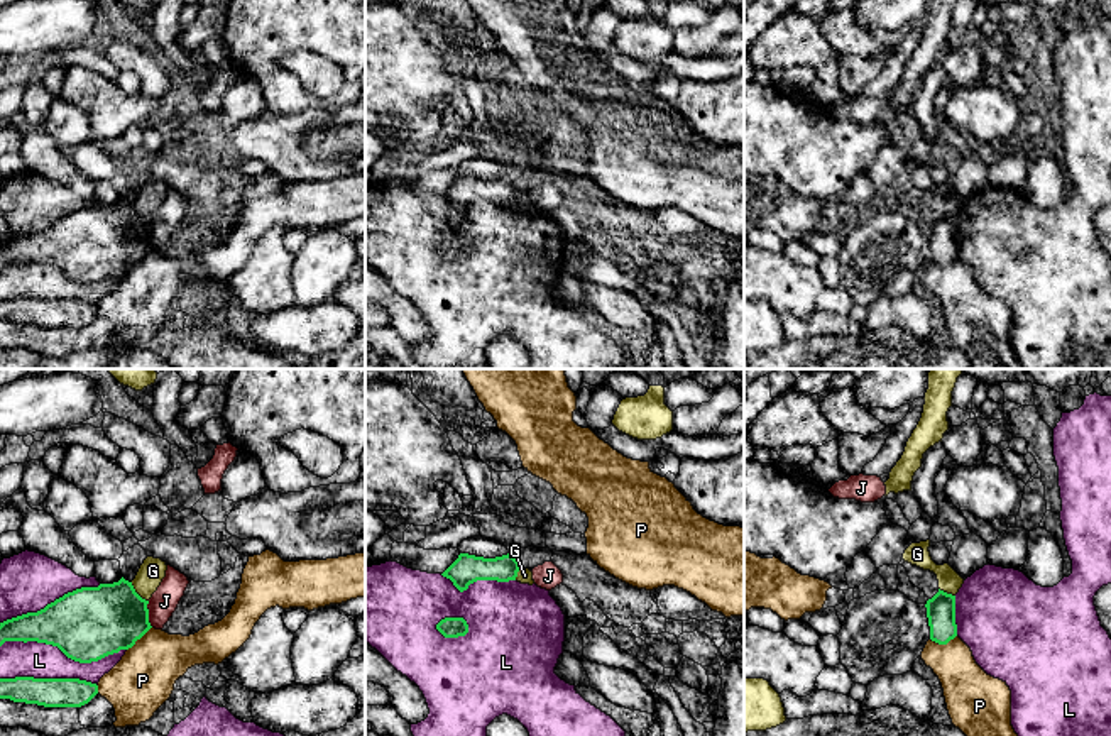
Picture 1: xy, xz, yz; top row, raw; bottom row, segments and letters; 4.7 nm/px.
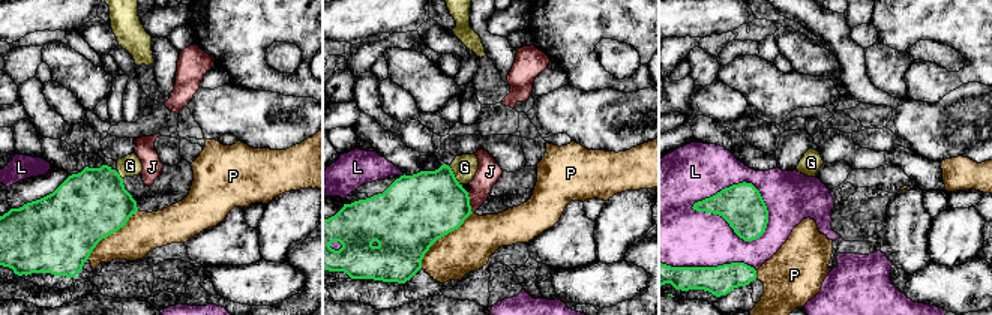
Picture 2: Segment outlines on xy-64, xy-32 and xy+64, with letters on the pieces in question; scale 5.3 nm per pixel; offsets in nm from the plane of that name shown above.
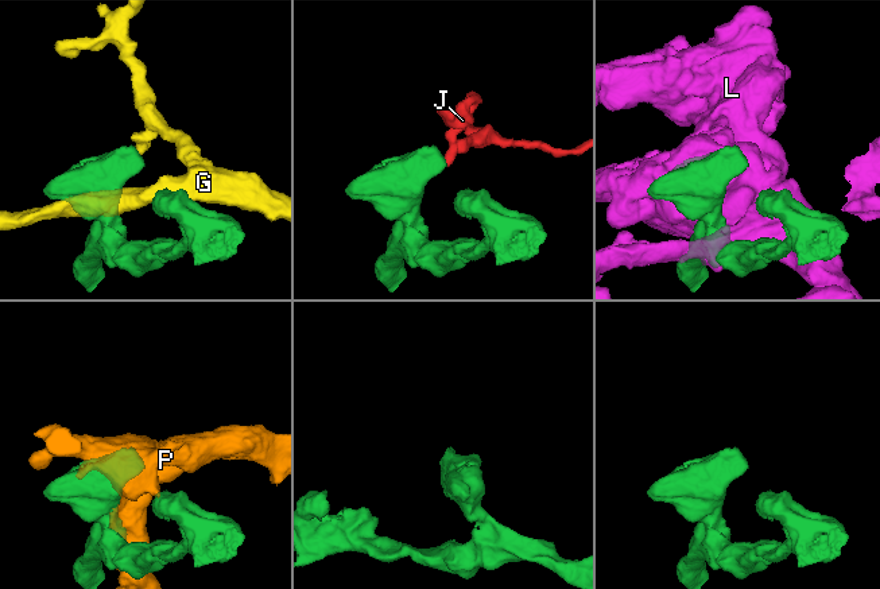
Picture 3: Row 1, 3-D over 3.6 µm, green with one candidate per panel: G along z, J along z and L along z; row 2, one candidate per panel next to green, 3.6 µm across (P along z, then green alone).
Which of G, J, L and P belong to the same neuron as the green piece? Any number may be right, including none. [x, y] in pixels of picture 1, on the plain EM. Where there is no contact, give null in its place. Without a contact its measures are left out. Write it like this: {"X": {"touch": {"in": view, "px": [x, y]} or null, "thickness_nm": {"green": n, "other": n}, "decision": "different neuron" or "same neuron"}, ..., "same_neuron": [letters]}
{"G": {"touch": {"in": "xy", "px": [136, 214]}, "thickness_nm": {"green": 340, "other": 120}, "decision": "different neuron"}, "J": {"touch": {"in": "xy", "px": [147, 236]}, "thickness_nm": {"green": 340, "other": 130}, "decision": "different neuron"}, "L": {"touch": {"in": "xy", "px": [63, 273]}, "thickness_nm": {"green": 360, "other": 170}, "decision": "different neuron"}, "P": {"touch": {"in": "xy", "px": [139, 259]}, "thickness_nm": {"green": 340, "other": 300}, "decision": "different neuron"}, "same_neuron": []}

